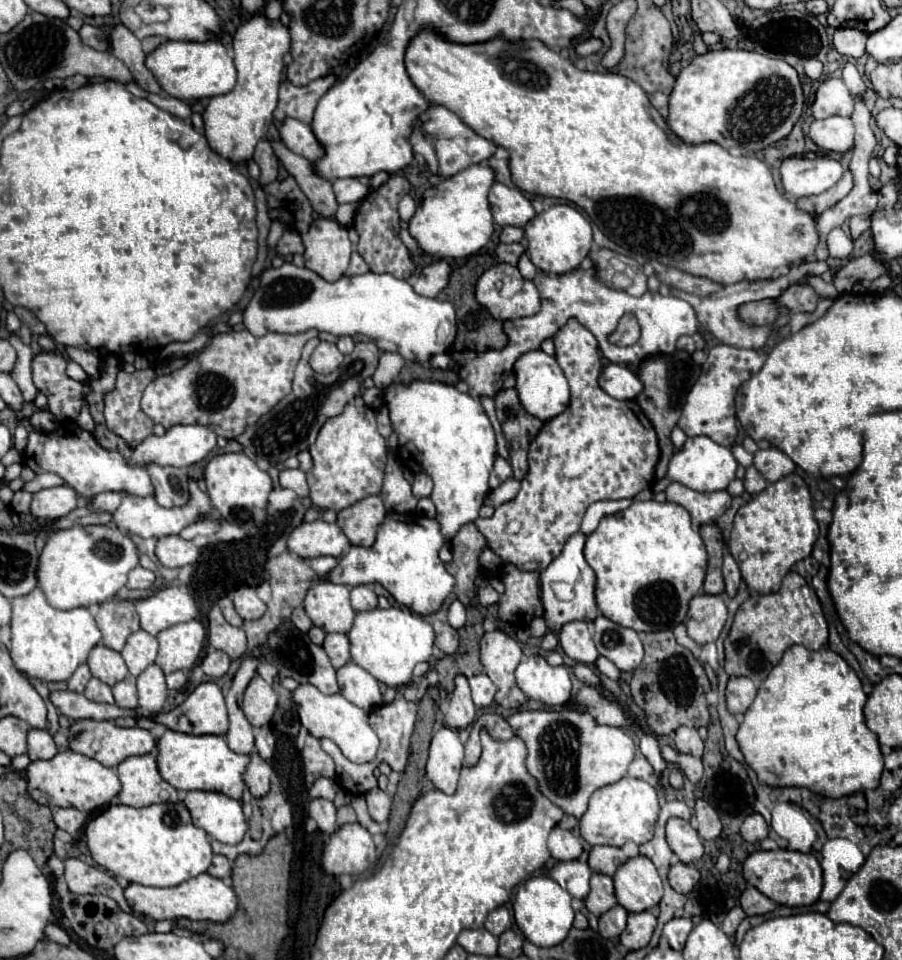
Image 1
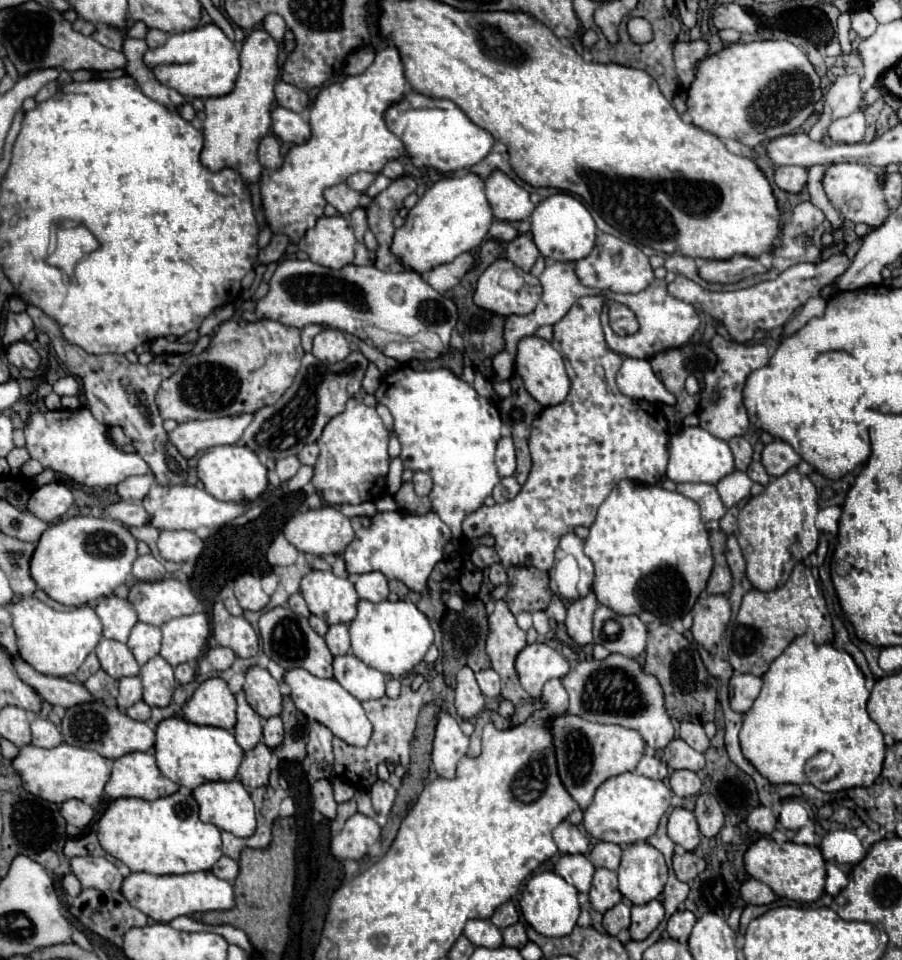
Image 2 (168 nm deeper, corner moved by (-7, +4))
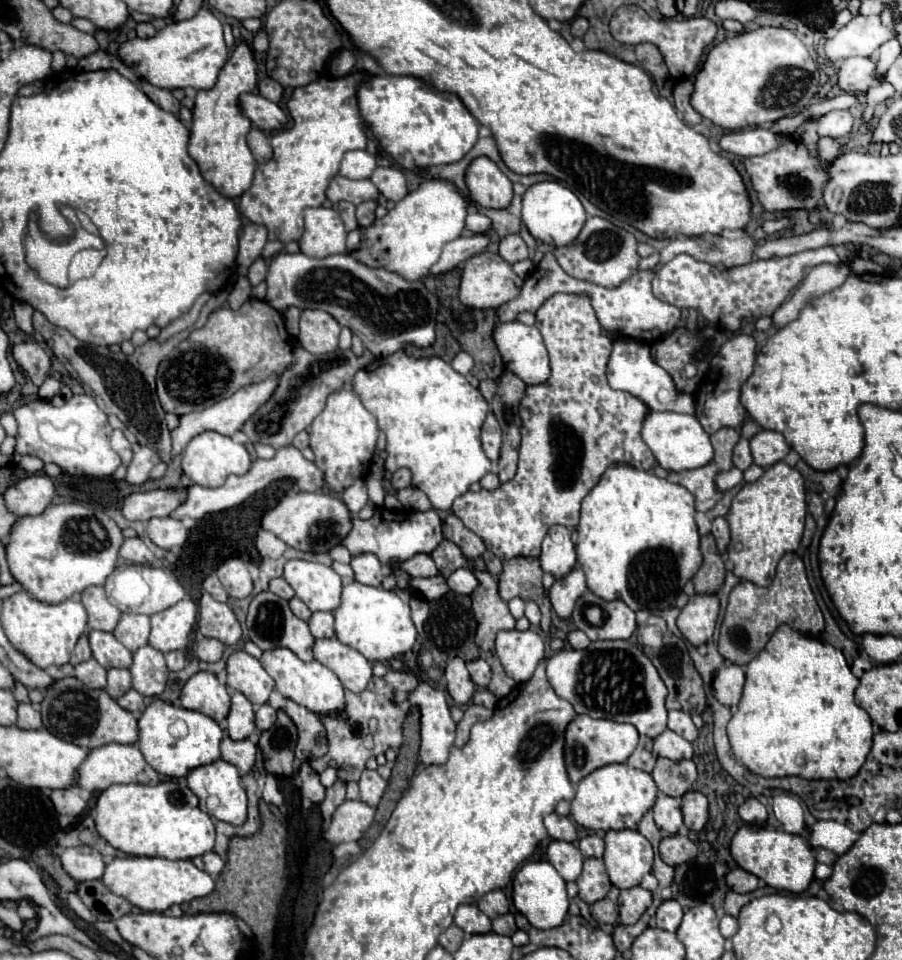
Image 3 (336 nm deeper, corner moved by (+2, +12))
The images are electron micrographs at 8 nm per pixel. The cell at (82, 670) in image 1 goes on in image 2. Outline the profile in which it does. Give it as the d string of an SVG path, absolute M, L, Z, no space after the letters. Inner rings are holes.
M95 646L95 650L85 658L85 662L81 664L81 668L77 670L75 676L77 676L79 682L85 682L85 680L87 680L91 674L95 674L99 668L101 668L101 666L99 666L99 660L97 660L97 646Z

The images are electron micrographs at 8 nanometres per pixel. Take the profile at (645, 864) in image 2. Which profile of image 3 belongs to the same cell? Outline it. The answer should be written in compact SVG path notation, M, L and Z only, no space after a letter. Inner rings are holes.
M610 830L604 836L606 852L604 852L604 864L610 876L610 882L616 888L634 888L642 882L642 876L652 872L654 864L654 852L652 844L636 830Z

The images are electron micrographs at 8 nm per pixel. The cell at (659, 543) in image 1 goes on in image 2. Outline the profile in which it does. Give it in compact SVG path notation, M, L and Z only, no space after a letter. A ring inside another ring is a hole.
M621 480L599 506L585 554L595 566L593 592L599 604L623 616L635 614L645 624L685 616L705 590L713 568L699 506L679 492L633 480Z

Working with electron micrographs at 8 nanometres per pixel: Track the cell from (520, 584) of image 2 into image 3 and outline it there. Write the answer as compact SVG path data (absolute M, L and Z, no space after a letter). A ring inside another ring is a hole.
M512 558L504 562L500 574L500 598L510 602L518 596L522 600L534 600L542 610L542 630L550 630L550 600L542 588L542 568L536 558Z

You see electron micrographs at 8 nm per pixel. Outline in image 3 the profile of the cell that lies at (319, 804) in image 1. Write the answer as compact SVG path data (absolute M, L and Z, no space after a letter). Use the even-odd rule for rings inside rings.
M302 764L300 766L300 778L302 778L302 785L299 789L302 798L312 800L314 804L320 804L324 800L324 786L320 784L320 778L318 778L318 772L314 772L310 768L310 764Z

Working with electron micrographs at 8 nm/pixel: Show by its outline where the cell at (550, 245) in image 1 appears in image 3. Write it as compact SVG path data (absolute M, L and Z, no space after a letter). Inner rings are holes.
M556 180L538 182L538 184L530 186L530 188L526 190L526 194L522 196L522 222L524 222L524 226L528 228L528 232L530 232L538 242L544 242L544 244L554 246L554 248L572 244L572 242L578 238L578 234L580 234L580 230L582 230L582 226L584 226L584 222L586 222L588 217L593 216L587 215L579 197L569 187Z

